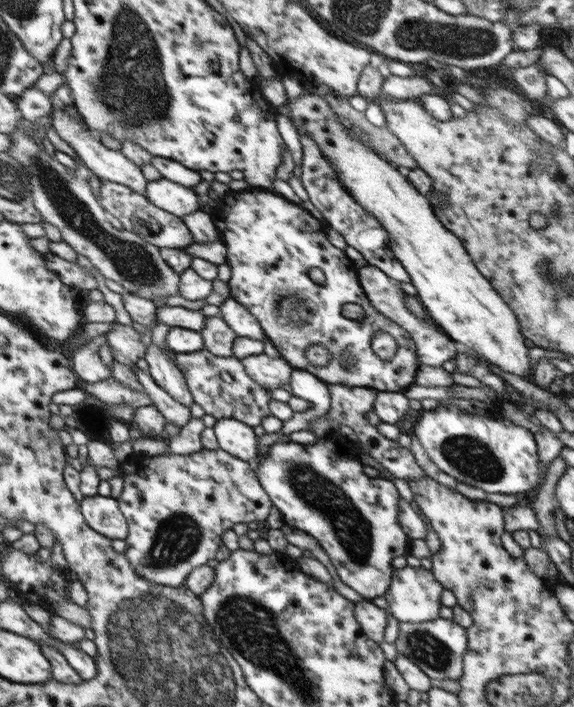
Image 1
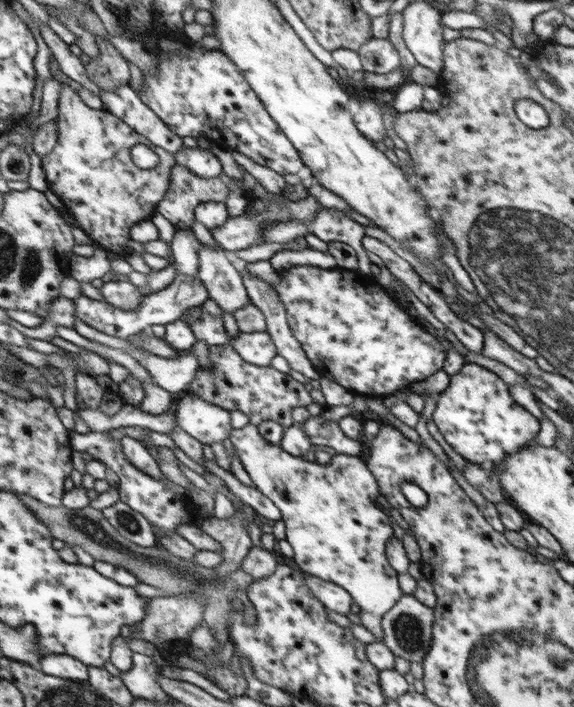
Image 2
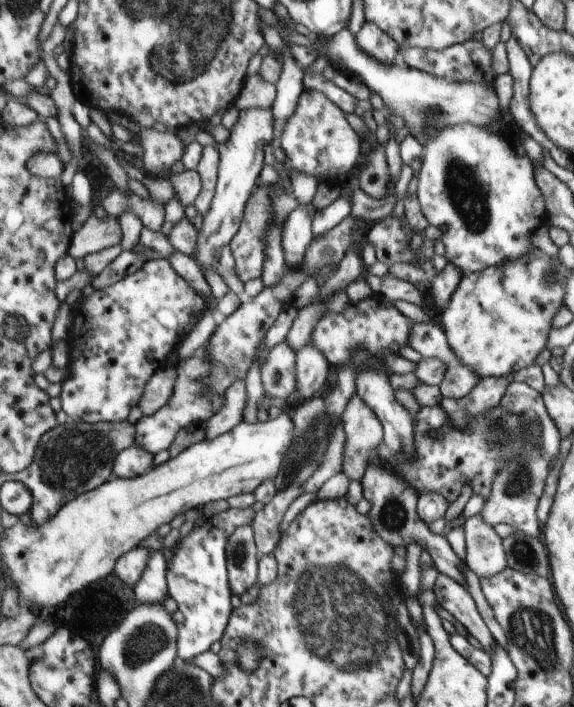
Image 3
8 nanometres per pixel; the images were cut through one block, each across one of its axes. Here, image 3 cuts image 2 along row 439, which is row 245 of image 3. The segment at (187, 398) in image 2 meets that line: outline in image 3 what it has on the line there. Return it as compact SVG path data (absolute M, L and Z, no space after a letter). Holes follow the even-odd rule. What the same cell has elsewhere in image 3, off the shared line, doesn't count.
M272 106L268 109L250 108L250 110L240 110L238 122L236 126L230 130L230 138L222 143L218 143L217 150L219 152L217 183L214 190L214 198L210 202L210 210L204 214L202 218L202 228L196 240L196 250L194 250L194 259L199 266L202 266L206 272L216 272L216 250L224 248L230 240L238 234L239 228L244 223L246 217L247 203L250 202L251 195L254 194L255 188L258 186L258 177L264 164L264 149L268 144L274 141L274 116L272 116Z

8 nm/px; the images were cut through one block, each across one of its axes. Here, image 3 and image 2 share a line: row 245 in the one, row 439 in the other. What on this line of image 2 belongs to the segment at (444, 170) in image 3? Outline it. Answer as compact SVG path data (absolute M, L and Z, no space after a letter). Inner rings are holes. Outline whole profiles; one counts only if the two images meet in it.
M466 362L456 374L449 377L448 387L438 394L433 421L446 442L467 462L485 467L494 466L504 461L506 456L514 454L516 450L525 446L526 442L531 442L539 432L540 420L514 401L509 391L510 386L496 373L476 363Z

